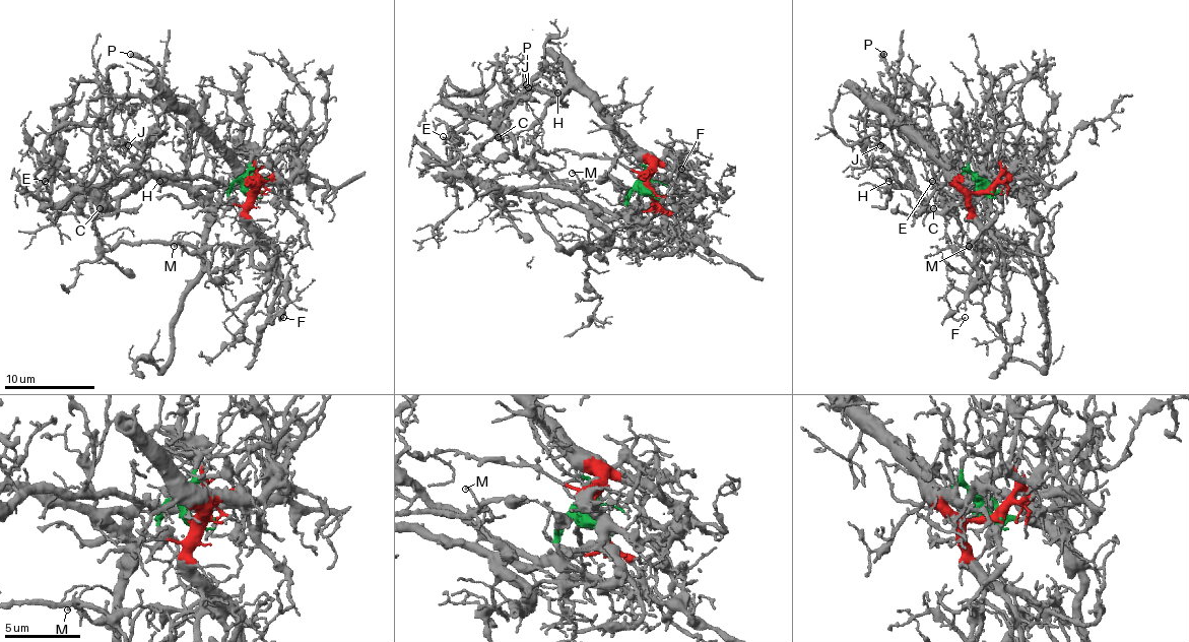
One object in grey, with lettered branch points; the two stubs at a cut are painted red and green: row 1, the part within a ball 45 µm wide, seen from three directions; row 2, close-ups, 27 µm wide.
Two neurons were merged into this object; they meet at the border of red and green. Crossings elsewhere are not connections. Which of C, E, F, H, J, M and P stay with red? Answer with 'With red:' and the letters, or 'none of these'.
With red: F, J, P

